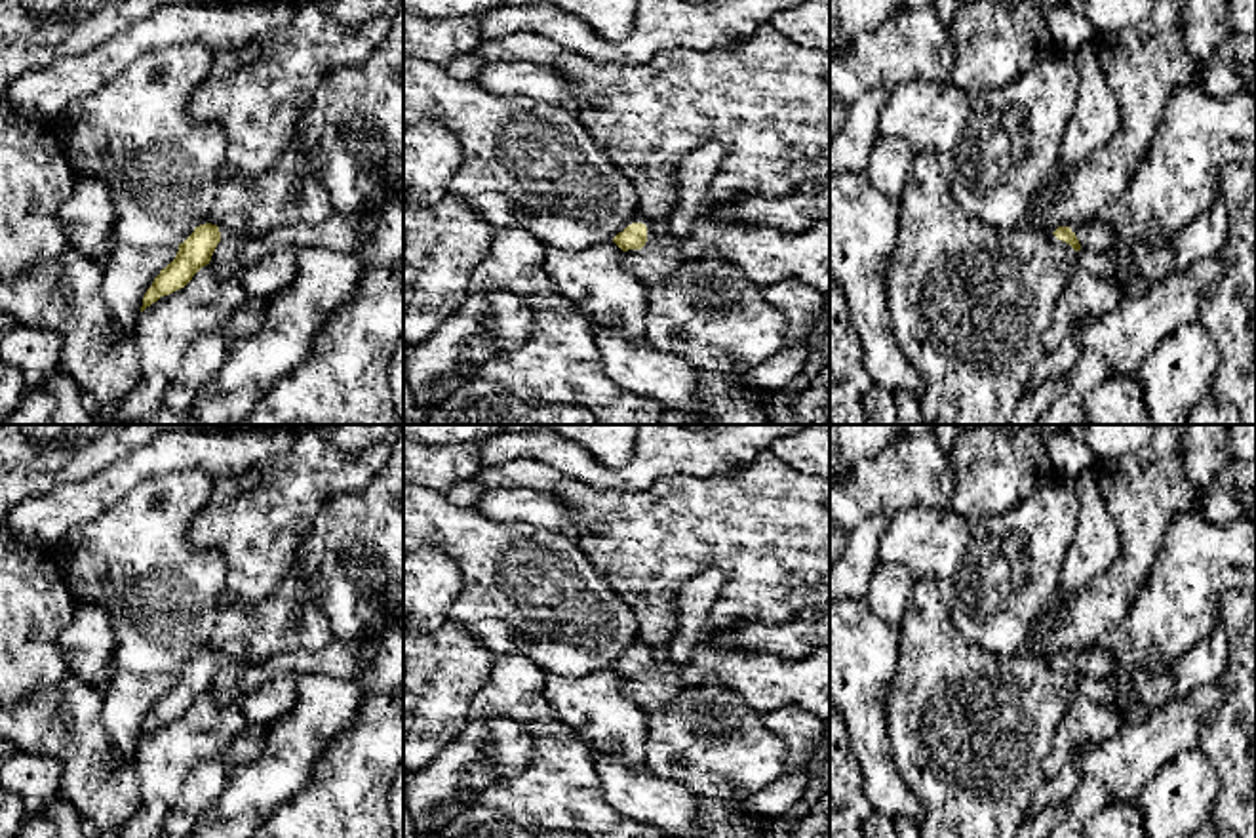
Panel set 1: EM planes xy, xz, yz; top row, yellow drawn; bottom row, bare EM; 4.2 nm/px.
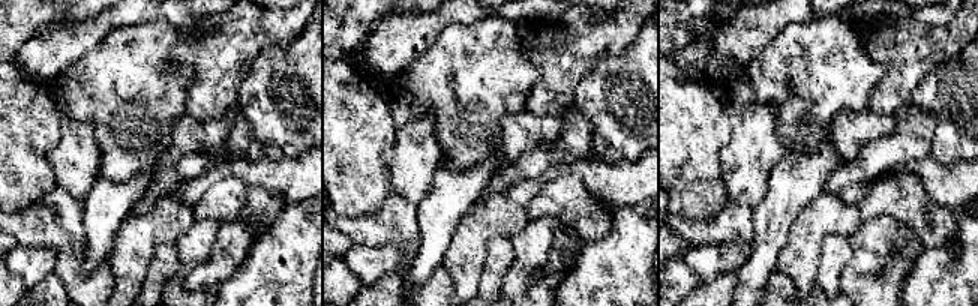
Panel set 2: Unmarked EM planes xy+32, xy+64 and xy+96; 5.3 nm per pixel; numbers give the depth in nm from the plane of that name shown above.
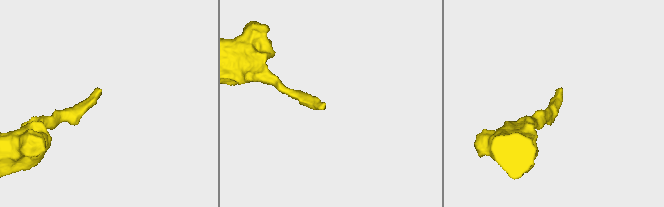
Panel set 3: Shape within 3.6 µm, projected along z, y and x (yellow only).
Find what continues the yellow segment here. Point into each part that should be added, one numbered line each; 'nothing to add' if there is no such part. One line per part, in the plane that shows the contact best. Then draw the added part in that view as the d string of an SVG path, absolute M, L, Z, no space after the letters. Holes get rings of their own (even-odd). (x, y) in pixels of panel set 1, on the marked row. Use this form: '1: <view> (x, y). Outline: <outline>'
1: xz (655, 263). Outline: M674 236L647 238L641 249L622 251L624 265L645 284L666 284L685 265Z

